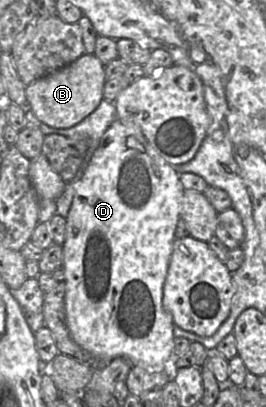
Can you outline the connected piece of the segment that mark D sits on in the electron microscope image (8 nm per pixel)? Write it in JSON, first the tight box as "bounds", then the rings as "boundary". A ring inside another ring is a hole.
{"bounds":[63,118,185,369],"boundary":[[[117,118],[104,133],[98,148],[94,152],[81,181],[77,185],[69,214],[66,218],[66,238],[63,244],[63,266],[65,269],[66,293],[64,298],[66,324],[69,333],[82,349],[98,362],[108,362],[116,357],[124,357],[132,366],[144,369],[170,367],[174,357],[174,323],[172,316],[163,308],[163,286],[167,275],[169,260],[173,250],[175,230],[180,219],[185,189],[180,174],[175,167],[167,163],[149,145],[140,128],[124,123]]]}

